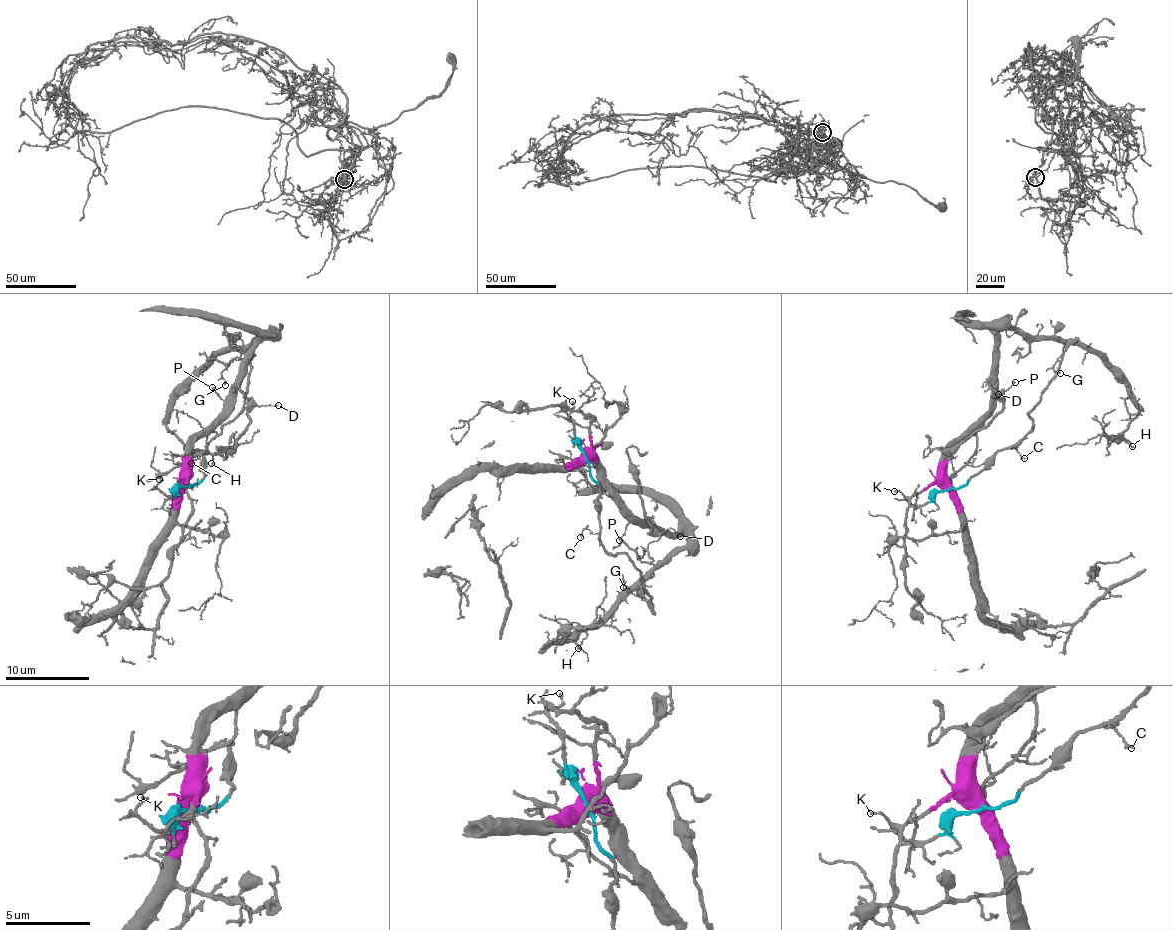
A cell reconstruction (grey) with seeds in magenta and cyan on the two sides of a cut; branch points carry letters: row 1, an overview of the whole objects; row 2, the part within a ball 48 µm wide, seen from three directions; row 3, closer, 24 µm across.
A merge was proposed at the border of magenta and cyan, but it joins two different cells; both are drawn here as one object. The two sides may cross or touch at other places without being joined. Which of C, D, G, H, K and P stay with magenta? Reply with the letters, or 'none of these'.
D, H, P

